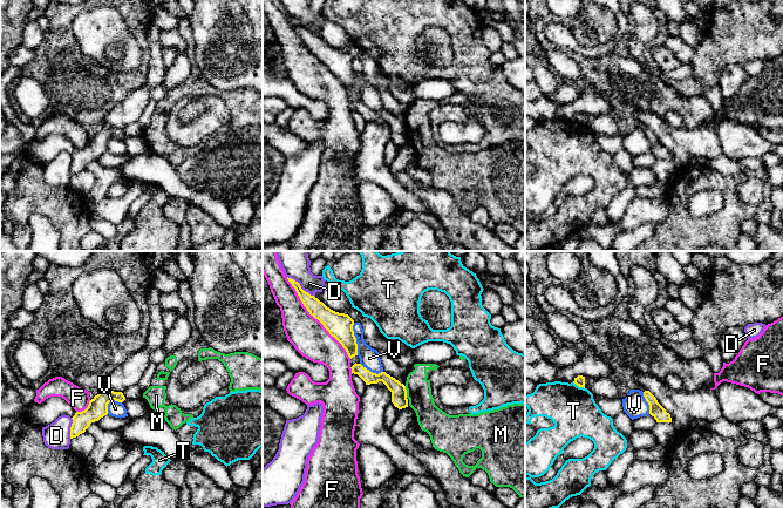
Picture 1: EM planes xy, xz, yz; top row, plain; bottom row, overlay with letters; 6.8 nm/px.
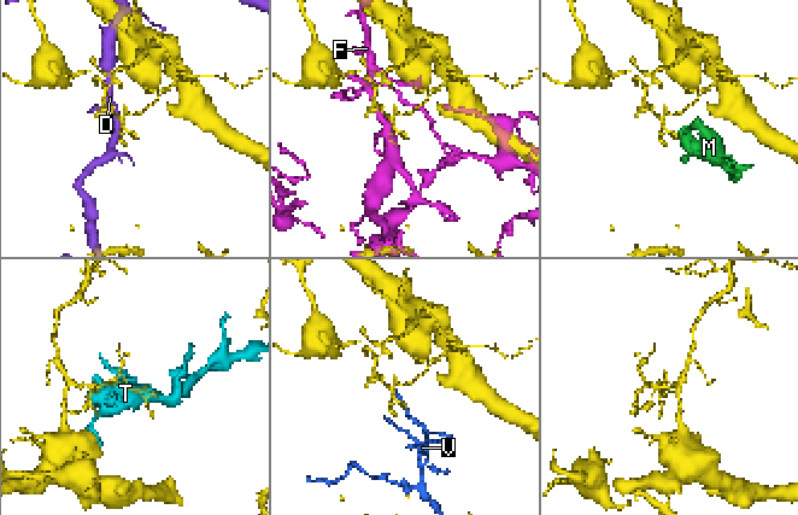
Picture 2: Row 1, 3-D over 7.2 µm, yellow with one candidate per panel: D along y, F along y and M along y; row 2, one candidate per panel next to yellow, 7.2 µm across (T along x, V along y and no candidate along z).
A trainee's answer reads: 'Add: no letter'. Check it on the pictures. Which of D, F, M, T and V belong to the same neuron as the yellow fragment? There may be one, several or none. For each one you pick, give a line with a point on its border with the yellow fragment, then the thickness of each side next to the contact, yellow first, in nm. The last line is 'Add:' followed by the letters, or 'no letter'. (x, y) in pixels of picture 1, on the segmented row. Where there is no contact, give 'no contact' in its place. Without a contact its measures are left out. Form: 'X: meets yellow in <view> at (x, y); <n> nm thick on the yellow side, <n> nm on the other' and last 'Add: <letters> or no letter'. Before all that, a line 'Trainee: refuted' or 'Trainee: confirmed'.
Trainee: confirmed
Add: no letter

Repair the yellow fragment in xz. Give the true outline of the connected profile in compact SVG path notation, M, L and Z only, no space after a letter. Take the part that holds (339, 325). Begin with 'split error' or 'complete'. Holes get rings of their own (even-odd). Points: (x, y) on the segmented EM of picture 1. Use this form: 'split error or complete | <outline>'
complete | M288 277L287 279L295 289L309 314L318 319L329 334L342 345L348 357L352 359L358 355L358 344L353 331L354 320L348 314L339 313L327 307L318 298L304 291L294 279Z

